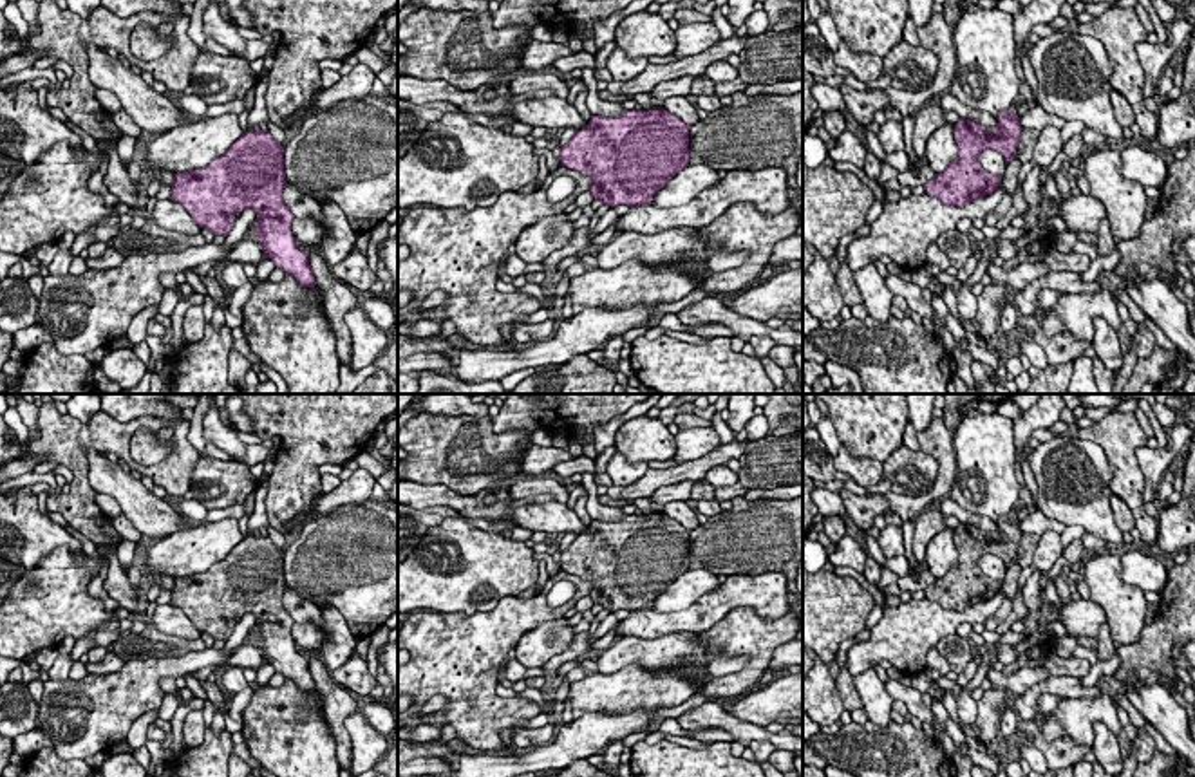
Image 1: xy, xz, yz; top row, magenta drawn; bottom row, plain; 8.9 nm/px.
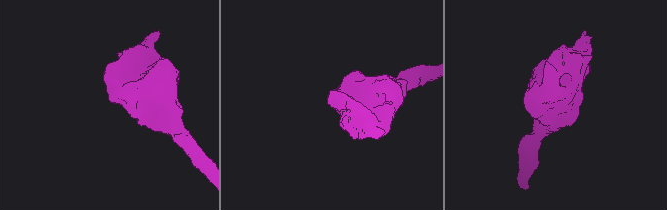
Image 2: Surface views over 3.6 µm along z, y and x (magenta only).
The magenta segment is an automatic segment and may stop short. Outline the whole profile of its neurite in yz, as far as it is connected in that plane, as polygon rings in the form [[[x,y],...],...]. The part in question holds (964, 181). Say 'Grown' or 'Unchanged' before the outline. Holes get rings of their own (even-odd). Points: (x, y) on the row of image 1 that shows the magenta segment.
Grown. [[[1027,80],[1021,81],[1020,94],[1014,98],[1009,110],[998,114],[998,125],[987,128],[974,119],[964,119],[955,125],[955,141],[958,157],[933,181],[924,184],[927,195],[940,199],[944,206],[965,206],[976,199],[983,199],[1002,186],[1002,179],[985,172],[978,155],[982,150],[996,150],[1011,163],[1018,148],[1018,139],[1023,132],[1020,117],[1036,107],[1036,99]]]

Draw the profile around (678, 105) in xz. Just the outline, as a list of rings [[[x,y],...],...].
[[[671,96],[663,99],[663,108],[680,117],[687,126],[700,121],[698,110],[689,103],[687,96]]]

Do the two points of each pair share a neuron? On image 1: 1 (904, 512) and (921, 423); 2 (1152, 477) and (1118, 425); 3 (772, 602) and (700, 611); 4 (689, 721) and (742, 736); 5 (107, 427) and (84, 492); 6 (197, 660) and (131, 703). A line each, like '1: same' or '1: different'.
1: different
2: different
3: same
4: same
5: same
6: same

